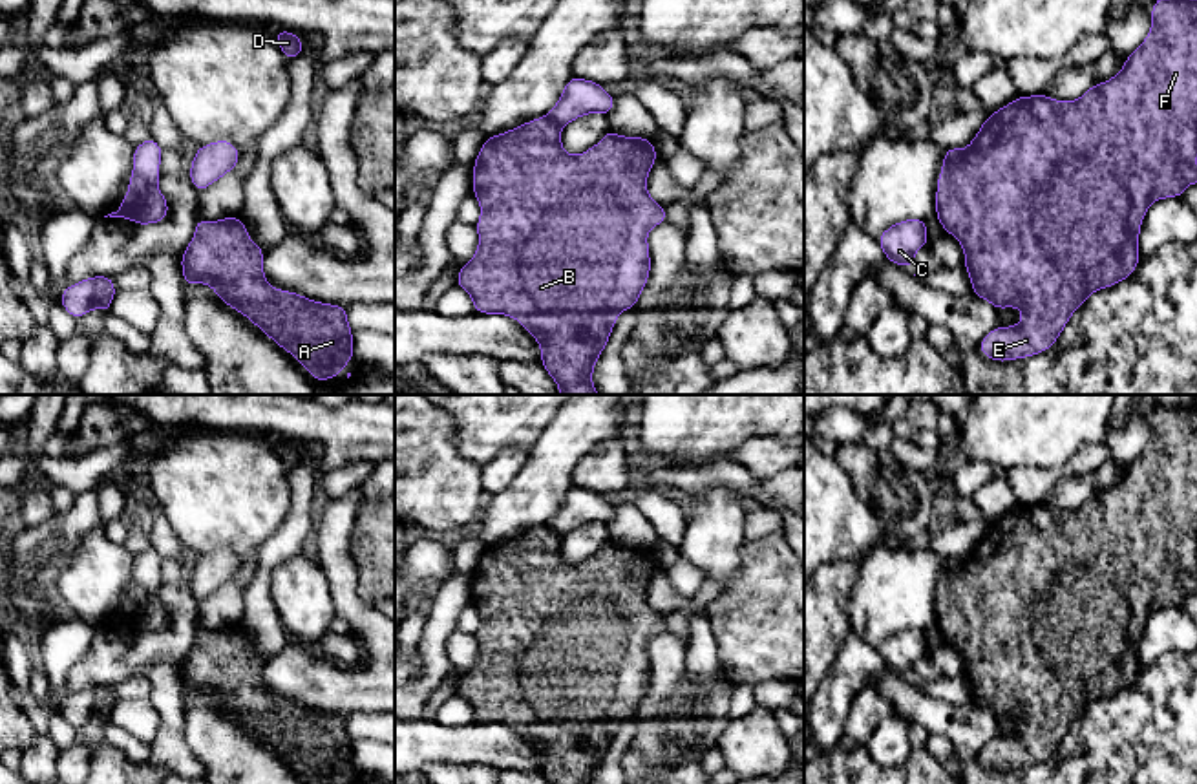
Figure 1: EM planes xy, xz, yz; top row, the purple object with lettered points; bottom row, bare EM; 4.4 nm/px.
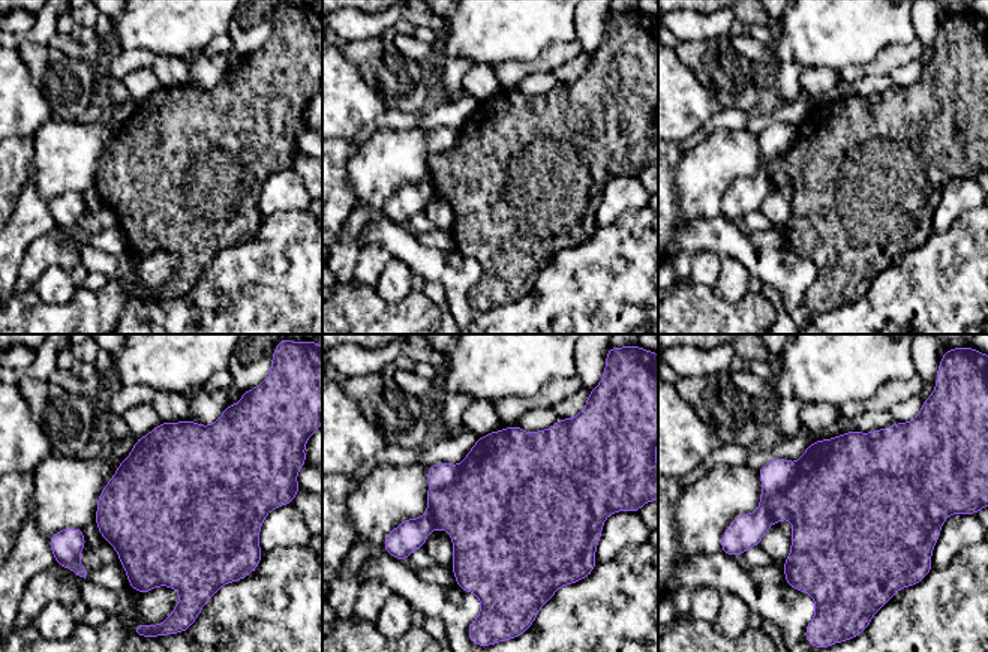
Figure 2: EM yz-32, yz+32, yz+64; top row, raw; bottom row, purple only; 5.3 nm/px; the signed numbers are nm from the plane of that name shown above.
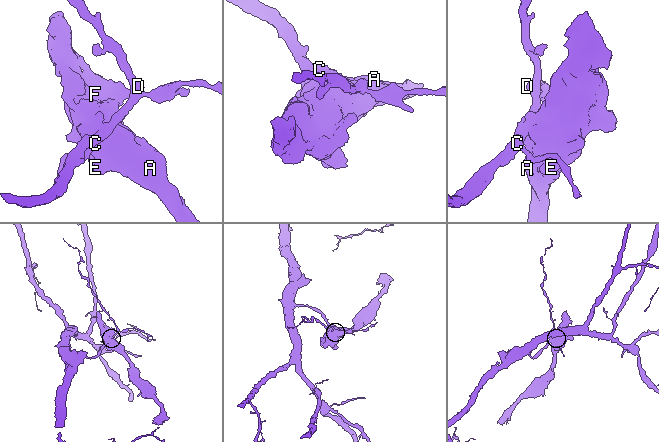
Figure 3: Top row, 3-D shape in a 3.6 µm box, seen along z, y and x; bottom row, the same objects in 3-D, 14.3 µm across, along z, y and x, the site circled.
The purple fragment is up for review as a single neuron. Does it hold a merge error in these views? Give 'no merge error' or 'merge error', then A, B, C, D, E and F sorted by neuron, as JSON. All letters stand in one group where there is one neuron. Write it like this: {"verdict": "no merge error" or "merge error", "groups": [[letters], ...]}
{"verdict": "merge error", "groups": [["A", "B", "E", "F"], ["C", "D"]]}

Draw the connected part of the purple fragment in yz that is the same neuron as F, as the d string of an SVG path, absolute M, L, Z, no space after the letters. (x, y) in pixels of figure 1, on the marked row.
M1157 0L1151 7L1151 29L1146 40L1126 57L1122 69L1107 82L1093 84L1078 101L1054 101L1045 93L1016 97L990 113L978 130L963 157L939 174L936 216L945 232L963 247L965 269L970 276L972 294L992 303L994 309L1018 307L1023 316L1018 325L994 327L980 342L980 351L996 362L1027 358L1047 351L1062 334L1073 313L1095 291L1113 287L1129 278L1142 260L1137 243L1140 223L1153 201L1182 197L1188 185L1197 183L1197 0Z

